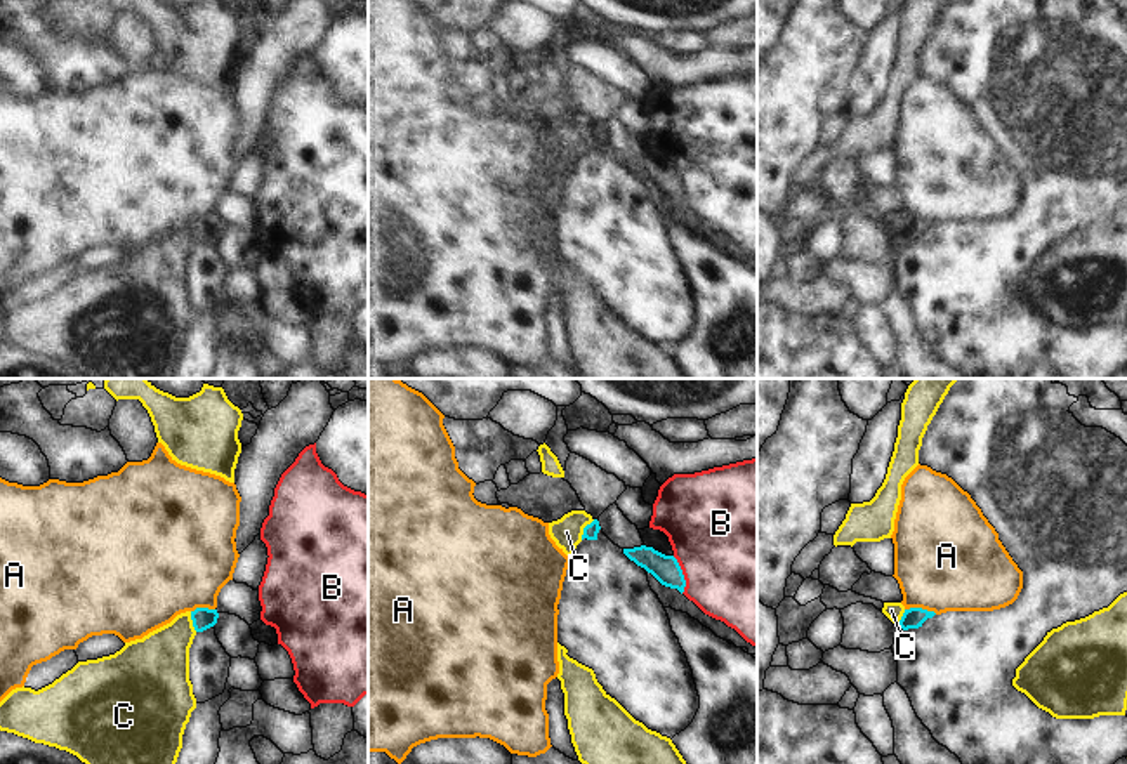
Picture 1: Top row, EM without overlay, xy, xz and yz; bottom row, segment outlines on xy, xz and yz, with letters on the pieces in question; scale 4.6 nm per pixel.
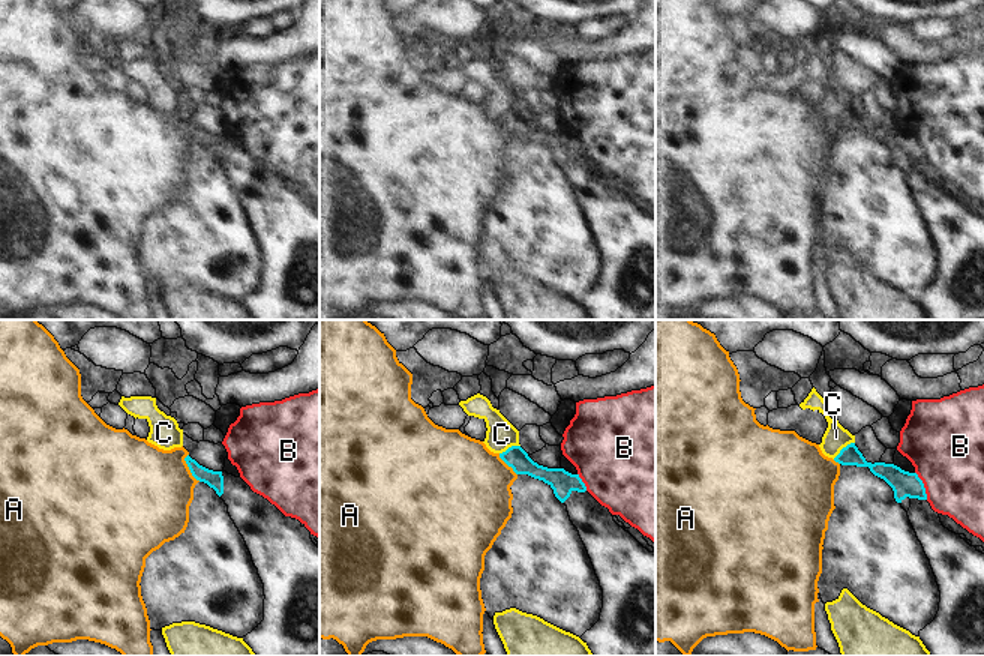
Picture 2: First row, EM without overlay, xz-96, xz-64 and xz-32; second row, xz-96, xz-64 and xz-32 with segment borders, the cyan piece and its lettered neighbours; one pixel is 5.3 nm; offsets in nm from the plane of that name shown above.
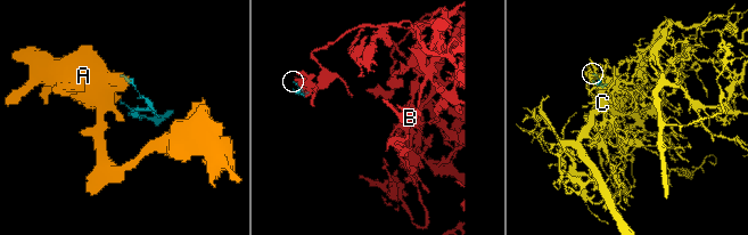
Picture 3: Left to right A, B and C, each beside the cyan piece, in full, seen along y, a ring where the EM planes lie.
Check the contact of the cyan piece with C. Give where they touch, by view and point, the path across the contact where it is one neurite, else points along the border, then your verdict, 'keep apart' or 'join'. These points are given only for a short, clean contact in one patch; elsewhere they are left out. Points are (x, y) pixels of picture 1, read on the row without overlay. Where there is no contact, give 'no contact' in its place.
xz (584, 139) | along xz (594, 131), (584, 139), (580, 150) | keep apart

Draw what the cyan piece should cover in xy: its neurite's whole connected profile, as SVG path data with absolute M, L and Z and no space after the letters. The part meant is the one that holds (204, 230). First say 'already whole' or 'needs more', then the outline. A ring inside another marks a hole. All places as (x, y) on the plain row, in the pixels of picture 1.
already whole | M196 219L191 222L193 238L196 243L203 243L217 234L217 221Z

